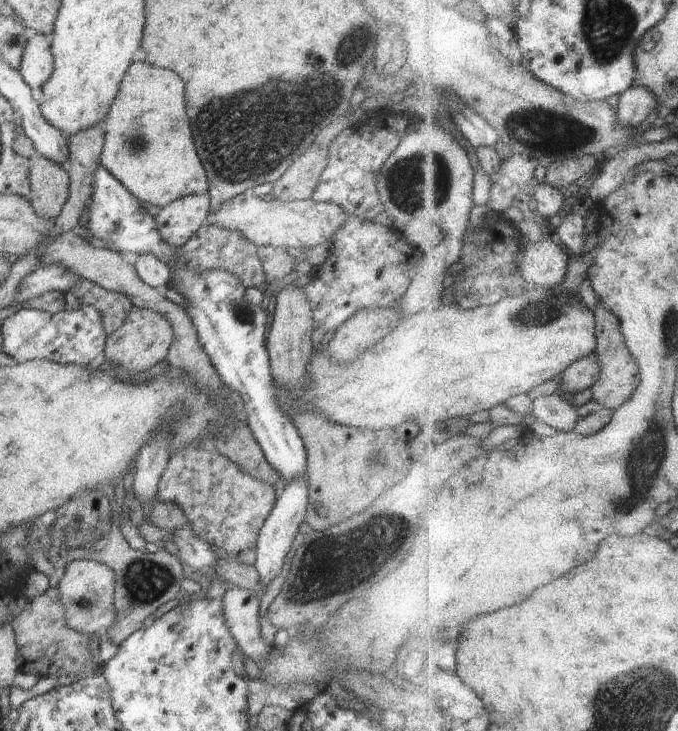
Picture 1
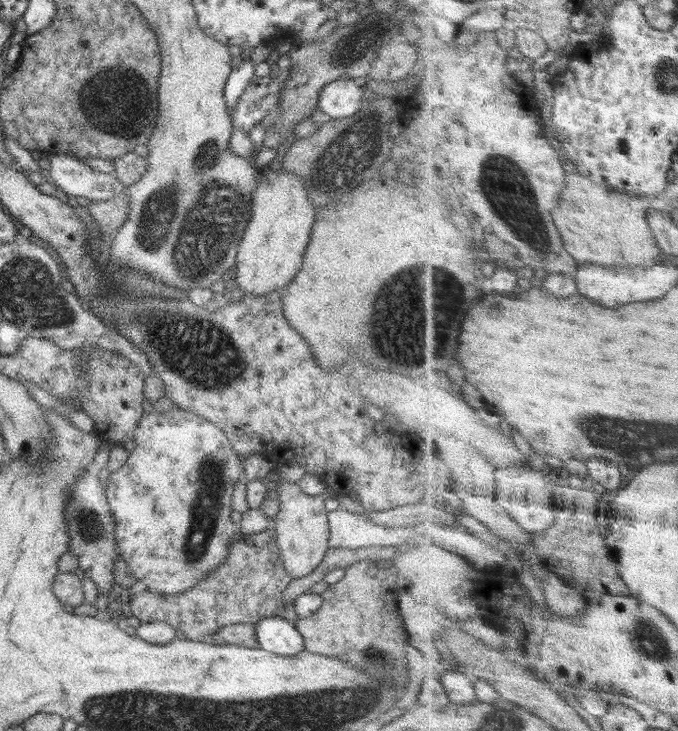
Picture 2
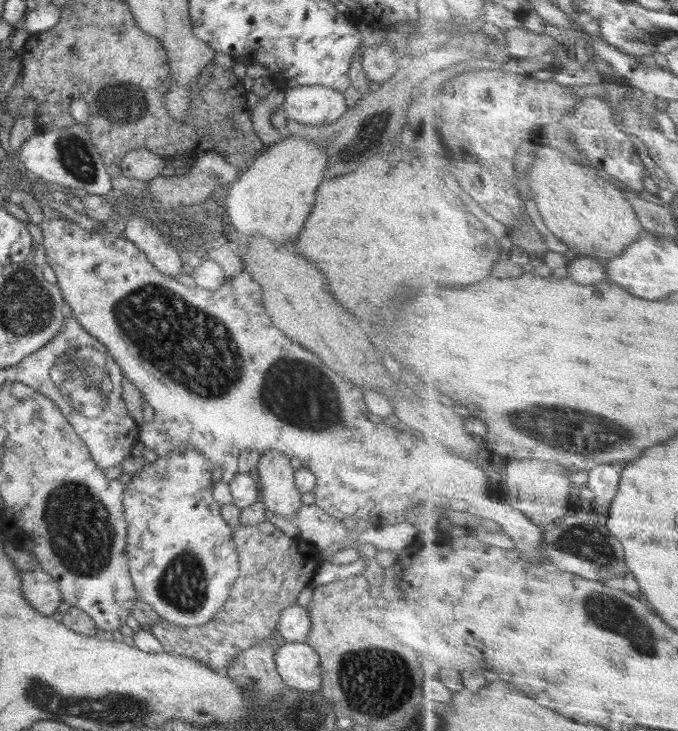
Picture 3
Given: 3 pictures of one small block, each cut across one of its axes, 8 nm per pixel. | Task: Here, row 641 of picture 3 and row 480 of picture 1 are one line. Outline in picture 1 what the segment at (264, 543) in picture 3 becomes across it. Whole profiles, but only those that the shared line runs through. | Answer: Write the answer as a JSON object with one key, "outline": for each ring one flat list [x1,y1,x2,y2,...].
{"outline":[[211,439,202,440,198,446,180,448,178,452,169,456,166,470,158,482,156,497,162,504,172,504,180,508,196,536,200,536,214,547,229,551,230,556,242,554,242,551,255,550,257,536,272,512,276,499,273,485,244,474,230,458,222,456,217,451]]}

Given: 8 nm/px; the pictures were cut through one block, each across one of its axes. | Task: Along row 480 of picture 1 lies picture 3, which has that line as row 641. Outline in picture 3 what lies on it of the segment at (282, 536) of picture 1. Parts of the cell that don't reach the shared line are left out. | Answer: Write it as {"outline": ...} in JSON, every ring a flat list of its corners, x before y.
{"outline":[[295,603,282,610,276,629,288,642,306,643,311,629,307,608]]}

